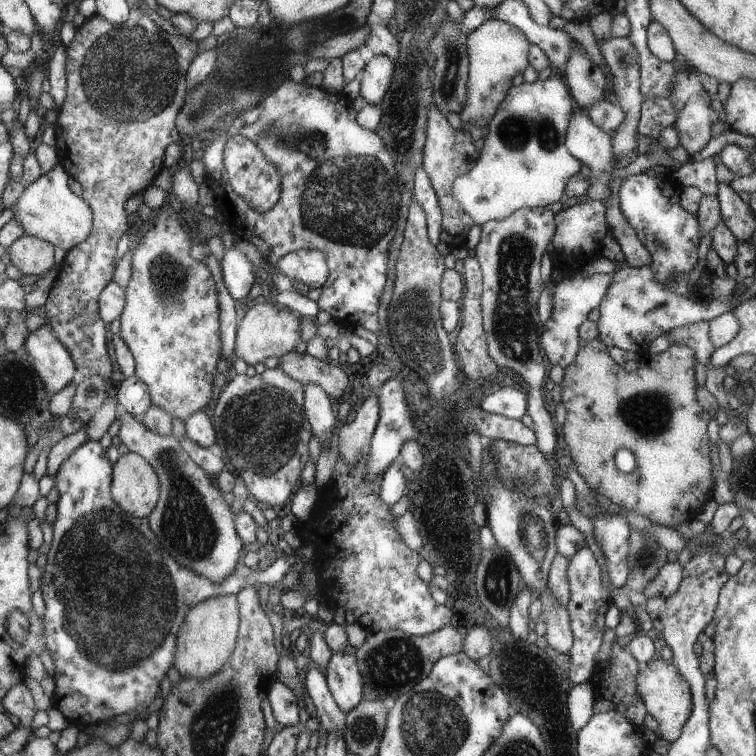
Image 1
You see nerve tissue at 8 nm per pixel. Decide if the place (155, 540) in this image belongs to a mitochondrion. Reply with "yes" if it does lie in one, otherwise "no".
yes

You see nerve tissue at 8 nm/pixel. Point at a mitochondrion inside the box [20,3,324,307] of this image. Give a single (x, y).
(128, 75)

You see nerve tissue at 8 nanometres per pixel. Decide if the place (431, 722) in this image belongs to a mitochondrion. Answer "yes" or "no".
yes

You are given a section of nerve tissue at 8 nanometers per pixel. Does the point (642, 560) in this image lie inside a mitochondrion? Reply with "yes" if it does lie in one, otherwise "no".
yes

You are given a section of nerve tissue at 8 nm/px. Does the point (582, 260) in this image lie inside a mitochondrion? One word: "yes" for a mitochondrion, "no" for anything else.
no

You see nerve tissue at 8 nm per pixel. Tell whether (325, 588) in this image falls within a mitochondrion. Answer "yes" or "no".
no

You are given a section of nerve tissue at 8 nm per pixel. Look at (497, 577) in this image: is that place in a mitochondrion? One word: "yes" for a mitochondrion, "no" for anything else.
yes

